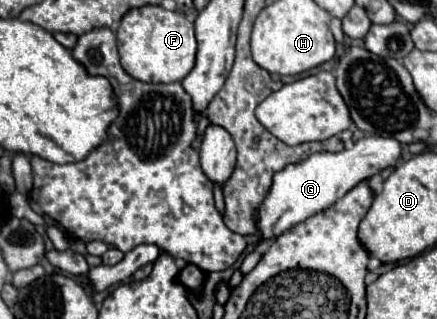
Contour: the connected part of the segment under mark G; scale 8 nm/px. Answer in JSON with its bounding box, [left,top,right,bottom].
[257,135,401,239]

